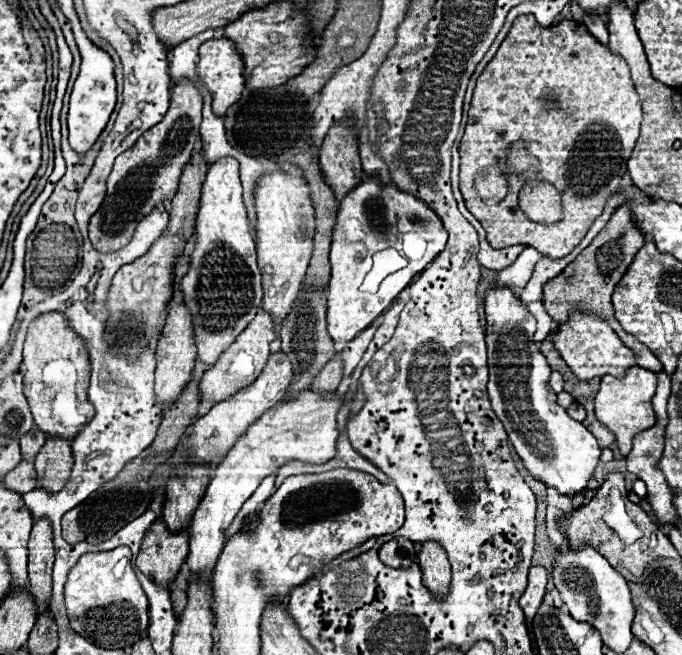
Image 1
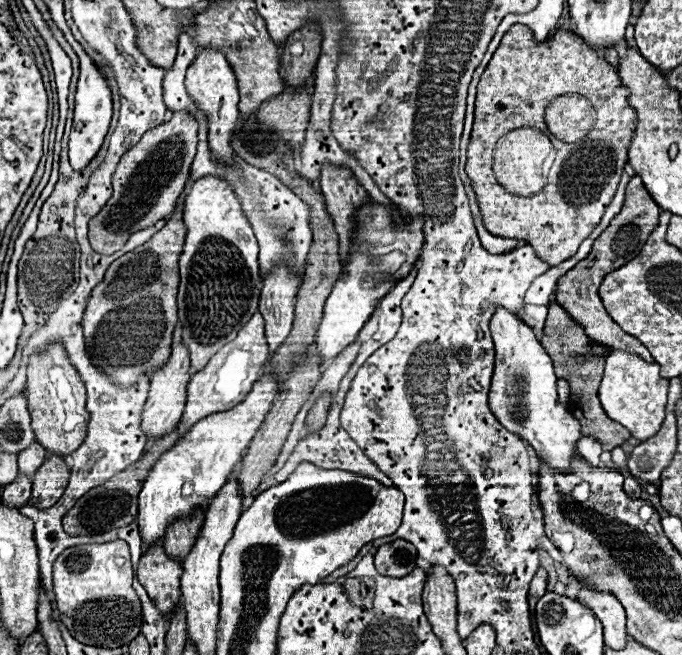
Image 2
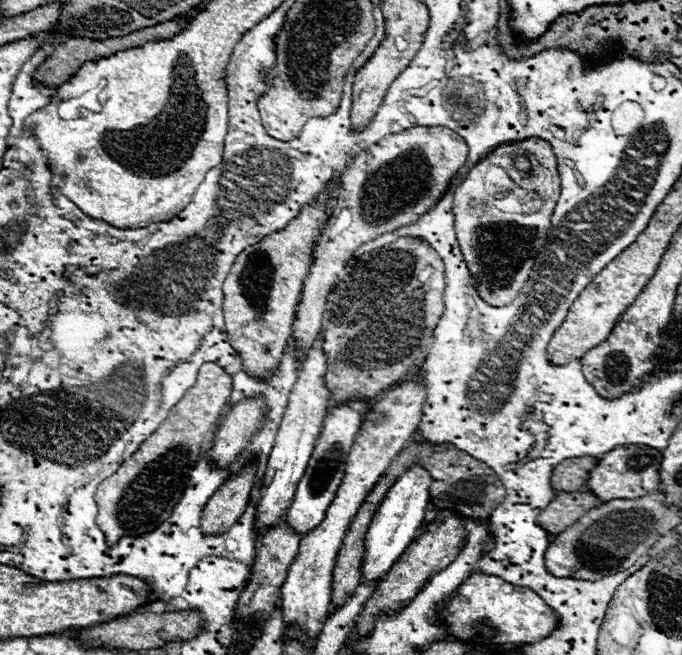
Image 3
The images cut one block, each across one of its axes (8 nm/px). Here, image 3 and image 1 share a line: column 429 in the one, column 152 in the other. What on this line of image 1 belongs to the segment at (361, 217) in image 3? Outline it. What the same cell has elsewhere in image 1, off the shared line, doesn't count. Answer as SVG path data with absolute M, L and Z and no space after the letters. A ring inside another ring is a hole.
M182 82L172 88L172 102L166 118L146 130L136 144L120 154L114 162L112 174L106 180L108 196L100 210L90 218L90 242L98 252L114 252L126 246L134 234L136 224L154 208L172 198L178 190L178 180L196 148L200 128L202 96L192 82Z

